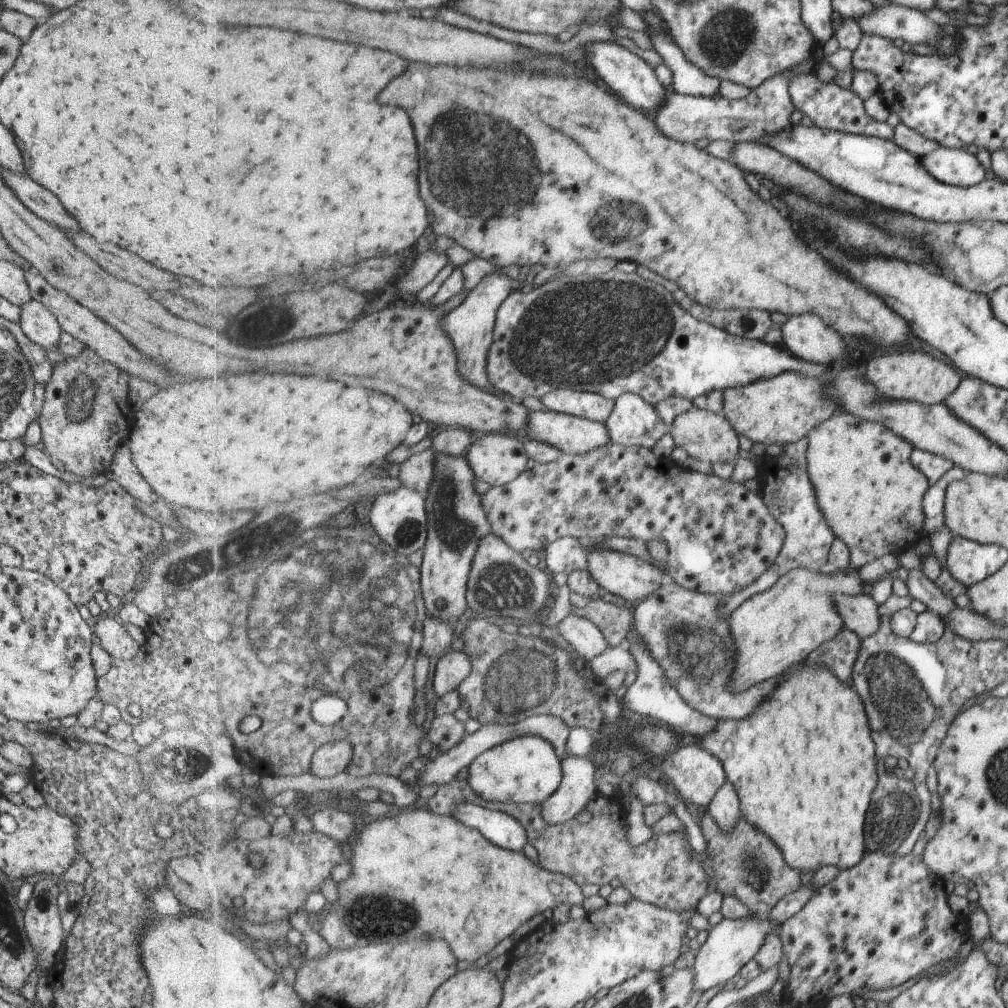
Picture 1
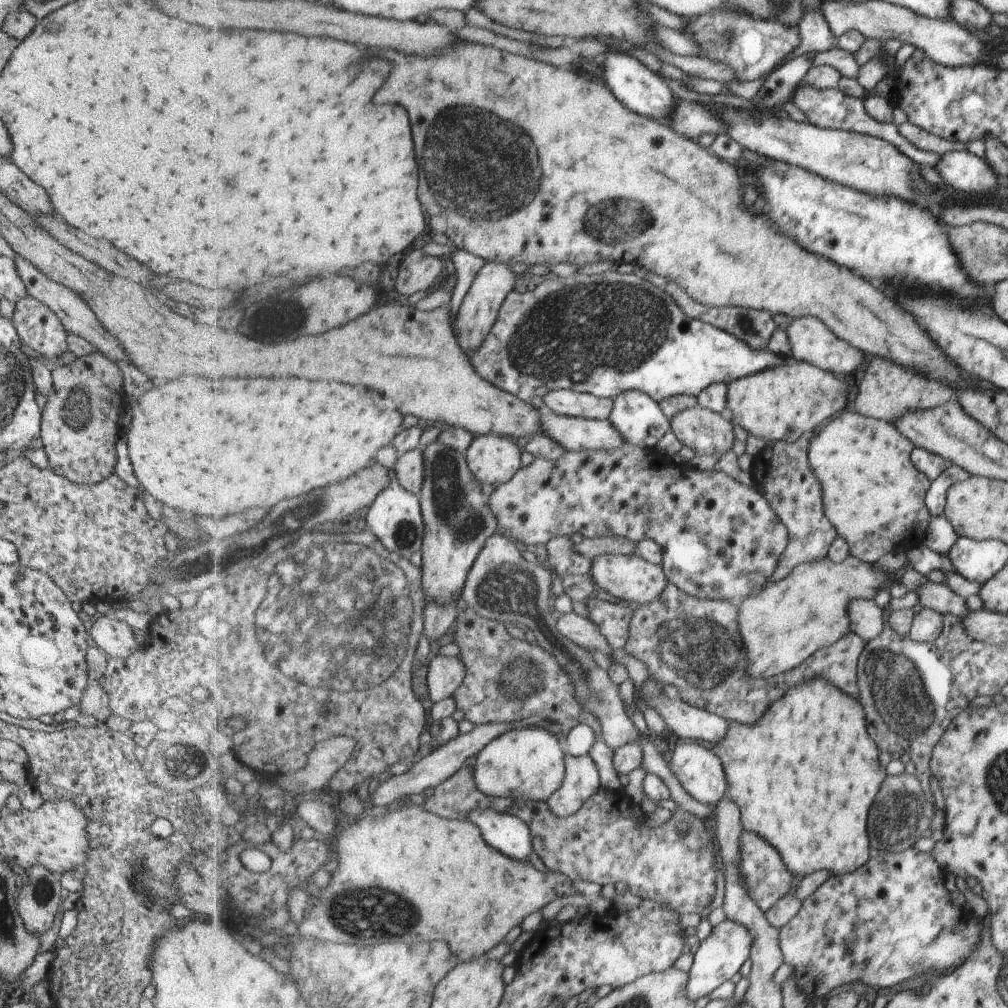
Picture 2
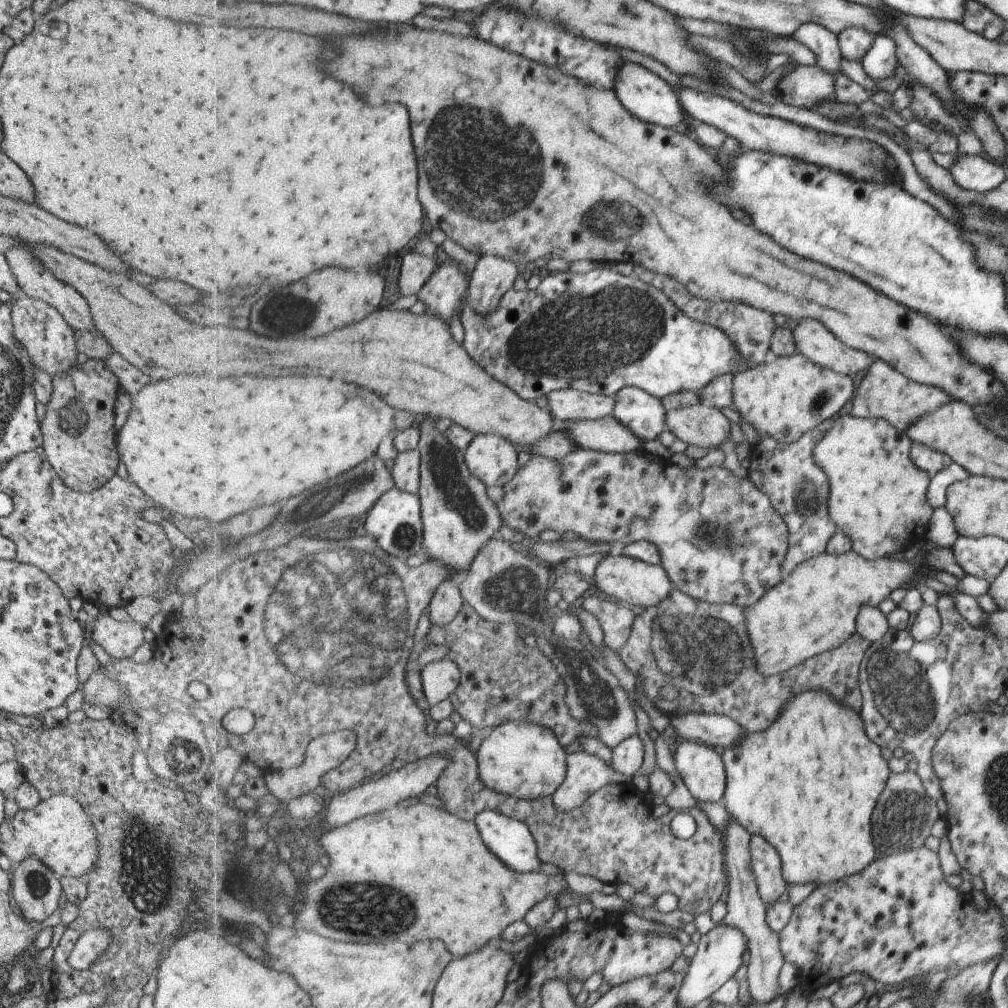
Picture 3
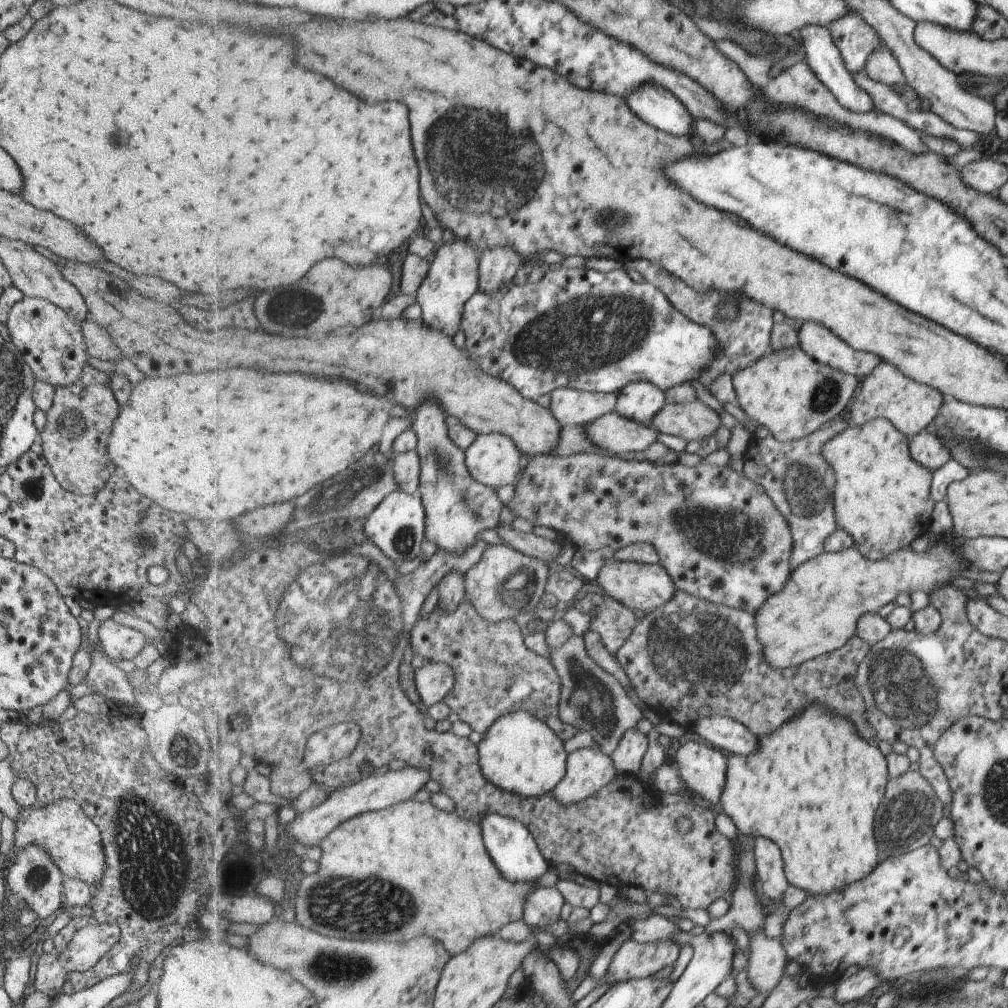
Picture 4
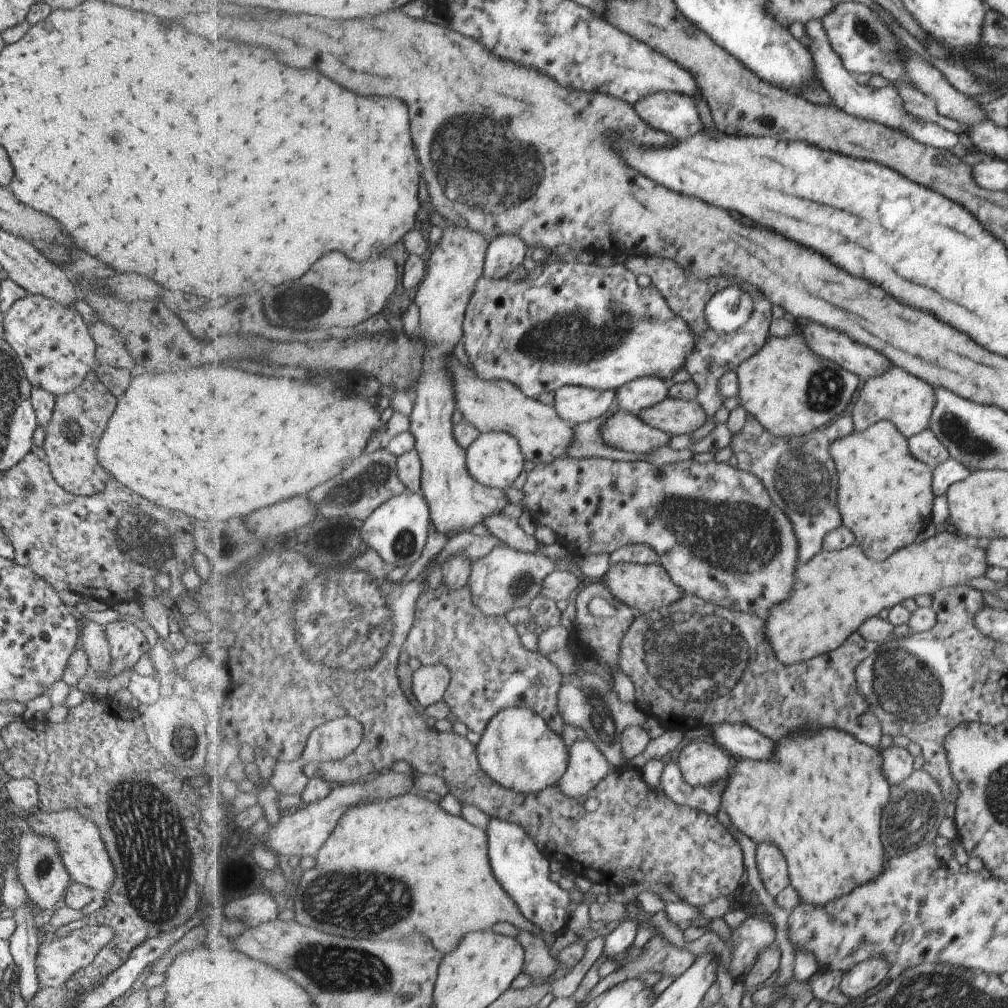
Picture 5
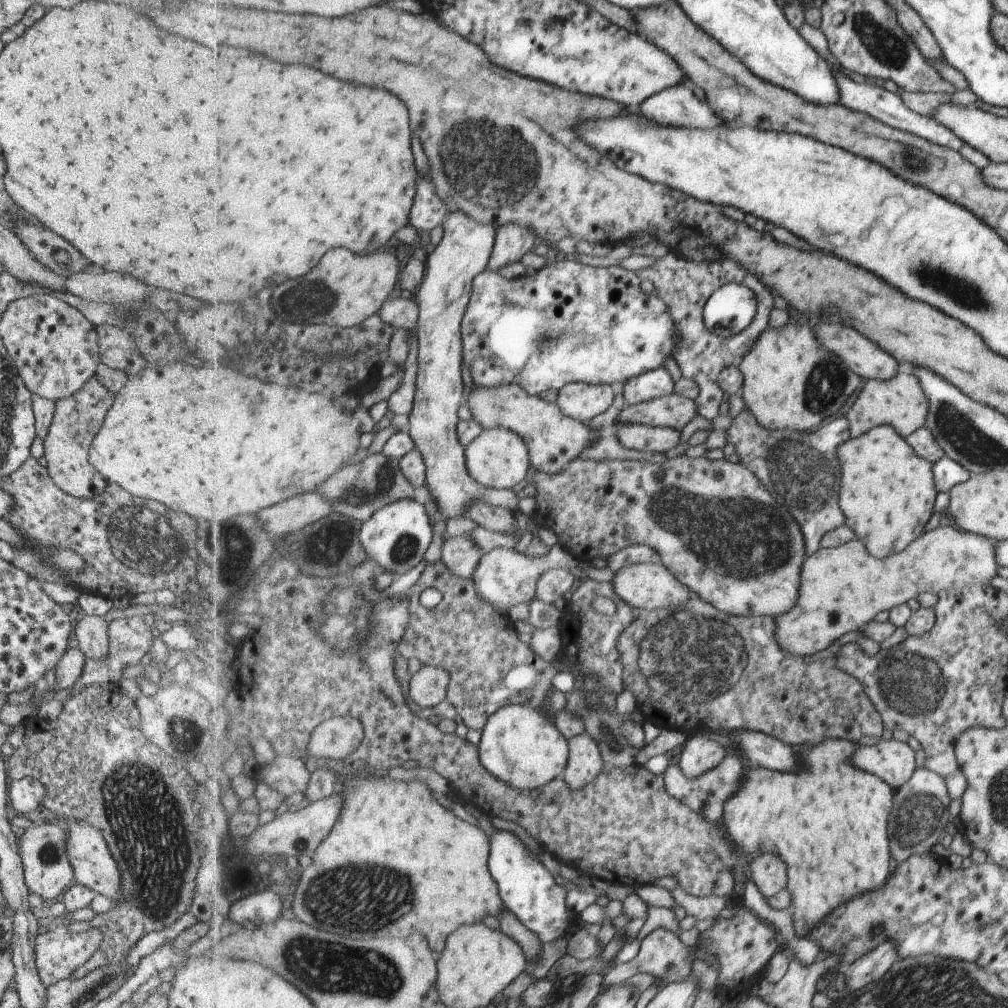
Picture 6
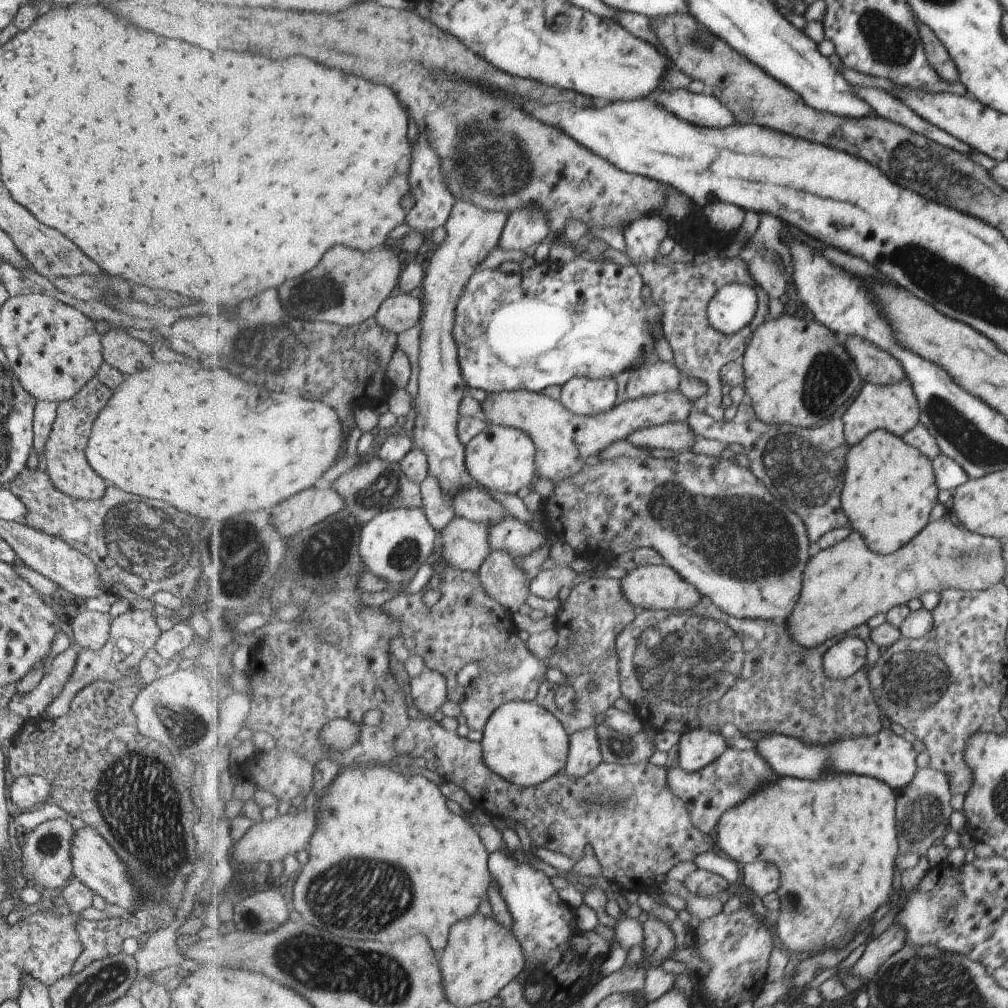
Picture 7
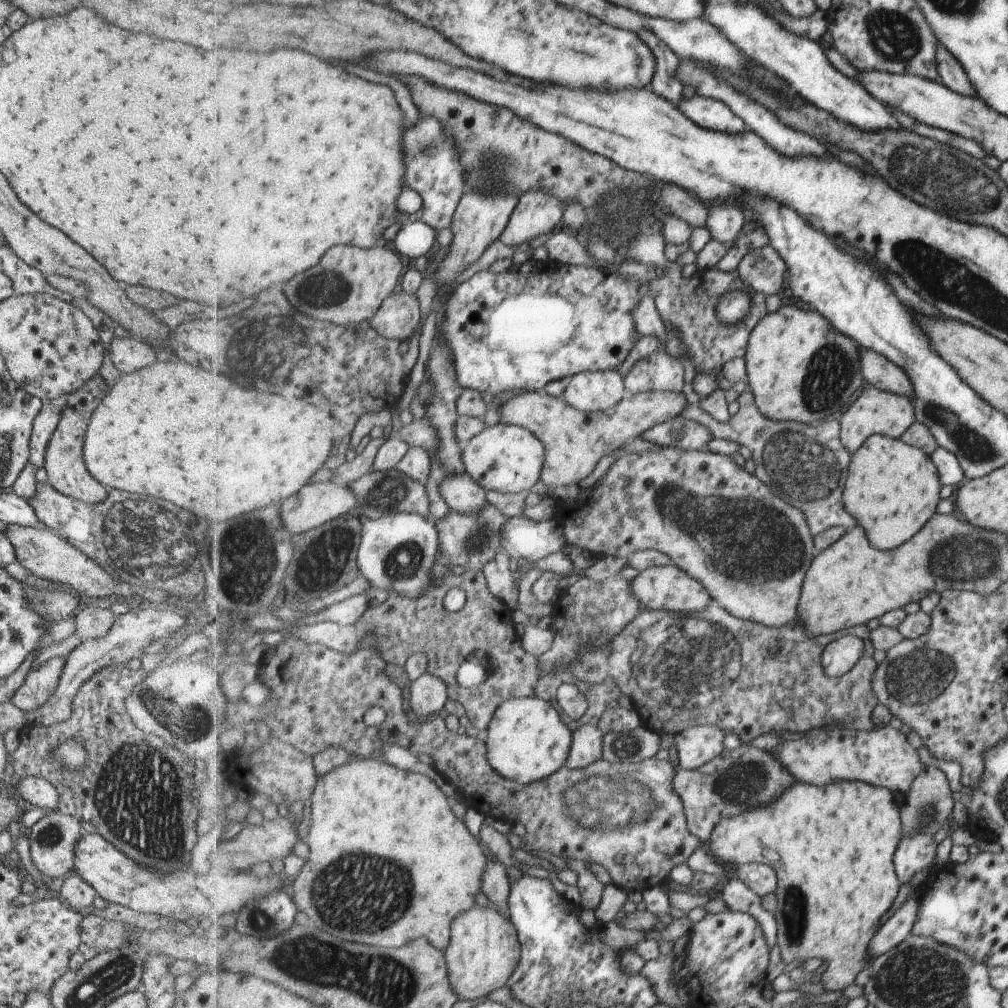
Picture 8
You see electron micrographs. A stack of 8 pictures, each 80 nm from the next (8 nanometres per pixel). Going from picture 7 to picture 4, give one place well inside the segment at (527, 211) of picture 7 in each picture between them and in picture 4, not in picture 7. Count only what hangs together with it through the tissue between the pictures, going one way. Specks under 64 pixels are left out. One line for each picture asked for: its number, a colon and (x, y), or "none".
4: (498, 267)
5: (506, 253)
6: (512, 243)

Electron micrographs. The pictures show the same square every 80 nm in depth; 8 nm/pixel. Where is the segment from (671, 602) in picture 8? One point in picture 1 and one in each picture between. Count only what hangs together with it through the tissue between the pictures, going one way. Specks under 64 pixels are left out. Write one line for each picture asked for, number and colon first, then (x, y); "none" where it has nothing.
1: (623, 574)
2: (629, 577)
3: (640, 583)
4: (646, 587)
5: (649, 589)
6: (648, 586)
7: (661, 587)

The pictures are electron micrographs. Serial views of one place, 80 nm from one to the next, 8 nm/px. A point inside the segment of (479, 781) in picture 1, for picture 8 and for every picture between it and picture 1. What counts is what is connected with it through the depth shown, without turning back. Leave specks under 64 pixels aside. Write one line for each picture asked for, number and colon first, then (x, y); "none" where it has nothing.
2: (529, 763)
3: (525, 759)
4: (521, 753)
5: (519, 749)
6: (521, 747)
7: (523, 743)
8: (528, 742)

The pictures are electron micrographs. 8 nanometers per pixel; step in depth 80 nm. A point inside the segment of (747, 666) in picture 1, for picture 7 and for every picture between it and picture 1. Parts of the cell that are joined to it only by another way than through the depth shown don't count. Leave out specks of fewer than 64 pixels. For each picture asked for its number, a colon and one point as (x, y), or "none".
2: (784, 624)
3: (814, 610)
4: (818, 612)
5: (834, 593)
6: (842, 589)
7: (844, 586)

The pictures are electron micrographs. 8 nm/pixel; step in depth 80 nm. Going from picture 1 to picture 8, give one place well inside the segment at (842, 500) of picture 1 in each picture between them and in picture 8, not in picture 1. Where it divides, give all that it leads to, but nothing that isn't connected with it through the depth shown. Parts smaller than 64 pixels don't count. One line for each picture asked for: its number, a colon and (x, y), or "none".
2: (873, 494)
3: (877, 497)
4: (882, 499)
5: (884, 493)
6: (886, 492)
7: (890, 488)
8: (892, 489)

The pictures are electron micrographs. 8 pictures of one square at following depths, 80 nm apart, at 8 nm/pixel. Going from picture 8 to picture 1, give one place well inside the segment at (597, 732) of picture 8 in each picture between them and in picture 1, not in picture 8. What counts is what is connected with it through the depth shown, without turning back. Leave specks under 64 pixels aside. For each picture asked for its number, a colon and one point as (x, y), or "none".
1: (577, 789)
2: (582, 781)
3: (586, 774)
4: (588, 771)
5: (588, 766)
6: (586, 762)
7: (585, 756)

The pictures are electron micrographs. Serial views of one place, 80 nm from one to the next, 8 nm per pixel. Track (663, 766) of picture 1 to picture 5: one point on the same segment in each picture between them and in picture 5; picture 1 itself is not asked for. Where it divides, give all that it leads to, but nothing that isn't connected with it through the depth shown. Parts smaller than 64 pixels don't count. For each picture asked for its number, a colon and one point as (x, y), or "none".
2: (700, 771)
3: (702, 769)
4: (703, 768)
5: (703, 765)

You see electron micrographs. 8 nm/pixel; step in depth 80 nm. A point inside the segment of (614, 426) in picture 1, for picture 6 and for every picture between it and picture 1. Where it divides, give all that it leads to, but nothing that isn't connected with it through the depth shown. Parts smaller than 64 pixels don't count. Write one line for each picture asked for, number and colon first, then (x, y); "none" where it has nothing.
2: (641, 421)
3: (645, 414)
4: (641, 401)
5: (645, 392)
6: (659, 383)

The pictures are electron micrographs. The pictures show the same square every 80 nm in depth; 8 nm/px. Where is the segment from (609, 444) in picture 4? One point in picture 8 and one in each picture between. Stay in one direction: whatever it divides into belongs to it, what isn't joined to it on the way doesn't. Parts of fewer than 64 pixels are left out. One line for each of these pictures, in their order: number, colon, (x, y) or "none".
5: (626, 432)
6: (637, 436)
7: (677, 437)
8: (679, 432)

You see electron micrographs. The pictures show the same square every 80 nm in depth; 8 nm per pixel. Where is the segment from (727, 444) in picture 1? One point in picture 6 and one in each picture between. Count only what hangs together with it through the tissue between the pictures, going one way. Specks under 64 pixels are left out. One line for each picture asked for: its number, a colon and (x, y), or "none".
2: (705, 431)
3: (702, 425)
4: (695, 421)
5: (674, 416)
6: (677, 411)

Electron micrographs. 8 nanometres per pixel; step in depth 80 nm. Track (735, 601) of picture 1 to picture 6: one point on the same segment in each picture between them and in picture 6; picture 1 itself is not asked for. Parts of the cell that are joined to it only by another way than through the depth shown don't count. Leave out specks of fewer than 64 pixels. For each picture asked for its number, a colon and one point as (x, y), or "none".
2: (783, 470)
3: (799, 488)
4: (796, 475)
5: (800, 473)
6: (802, 470)

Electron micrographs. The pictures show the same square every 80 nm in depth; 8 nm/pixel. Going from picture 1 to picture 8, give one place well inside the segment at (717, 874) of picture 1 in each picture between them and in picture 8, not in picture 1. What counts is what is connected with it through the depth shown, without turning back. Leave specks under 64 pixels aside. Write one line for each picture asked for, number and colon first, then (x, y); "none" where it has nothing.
2: (767, 875)
3: (767, 864)
4: (773, 883)
5: (772, 866)
6: (769, 872)
7: (763, 877)
8: (763, 879)

